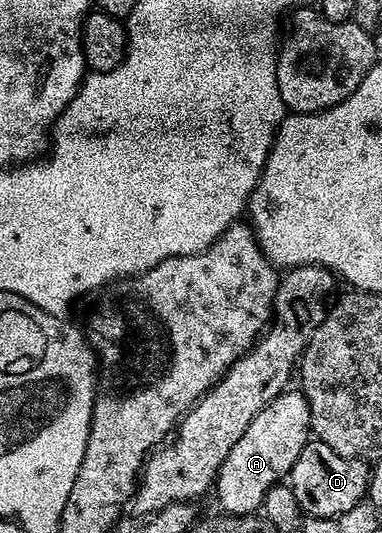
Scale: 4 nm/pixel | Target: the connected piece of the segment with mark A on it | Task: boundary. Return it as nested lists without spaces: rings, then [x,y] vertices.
[[[286,388],[257,413],[251,424],[247,424],[247,432],[239,436],[235,448],[227,452],[227,460],[223,460],[215,483],[220,509],[226,515],[257,514],[268,489],[289,475],[295,460],[299,460],[299,452],[303,452],[310,440],[309,405],[305,395],[300,389]]]

